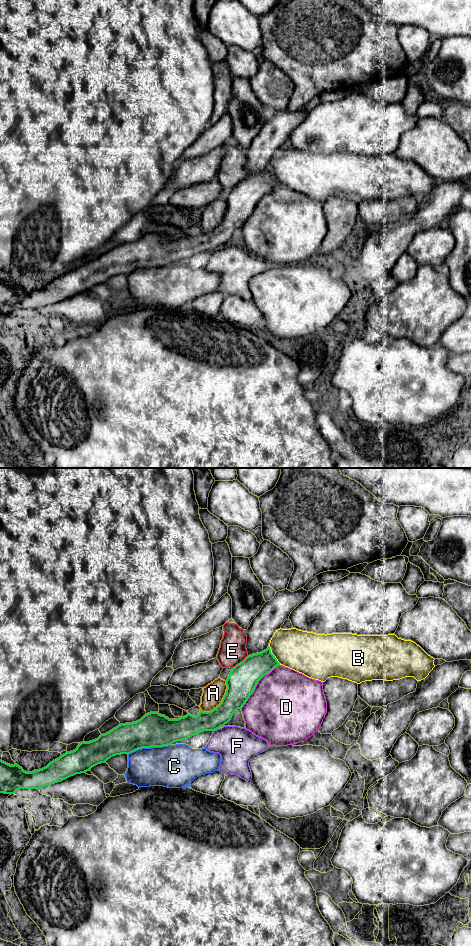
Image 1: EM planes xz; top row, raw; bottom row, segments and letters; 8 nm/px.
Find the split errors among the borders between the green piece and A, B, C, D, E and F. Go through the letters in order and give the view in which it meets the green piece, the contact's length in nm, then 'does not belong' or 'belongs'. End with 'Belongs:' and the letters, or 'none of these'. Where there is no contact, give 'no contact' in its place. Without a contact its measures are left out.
A: xz | 320 nm | does not belong
B: xz | 180 nm | does not belong
C: xz | 360 nm | does not belong
D: xz | 480 nm | does not belong
E: xz | 170 nm | does not belong
F: xz | 50 nm | does not belong
Belongs: none of these

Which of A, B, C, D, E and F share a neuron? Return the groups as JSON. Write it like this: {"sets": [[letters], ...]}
{"sets": [["A", "E"], ["B"], ["C", "F"], ["D"]]}

